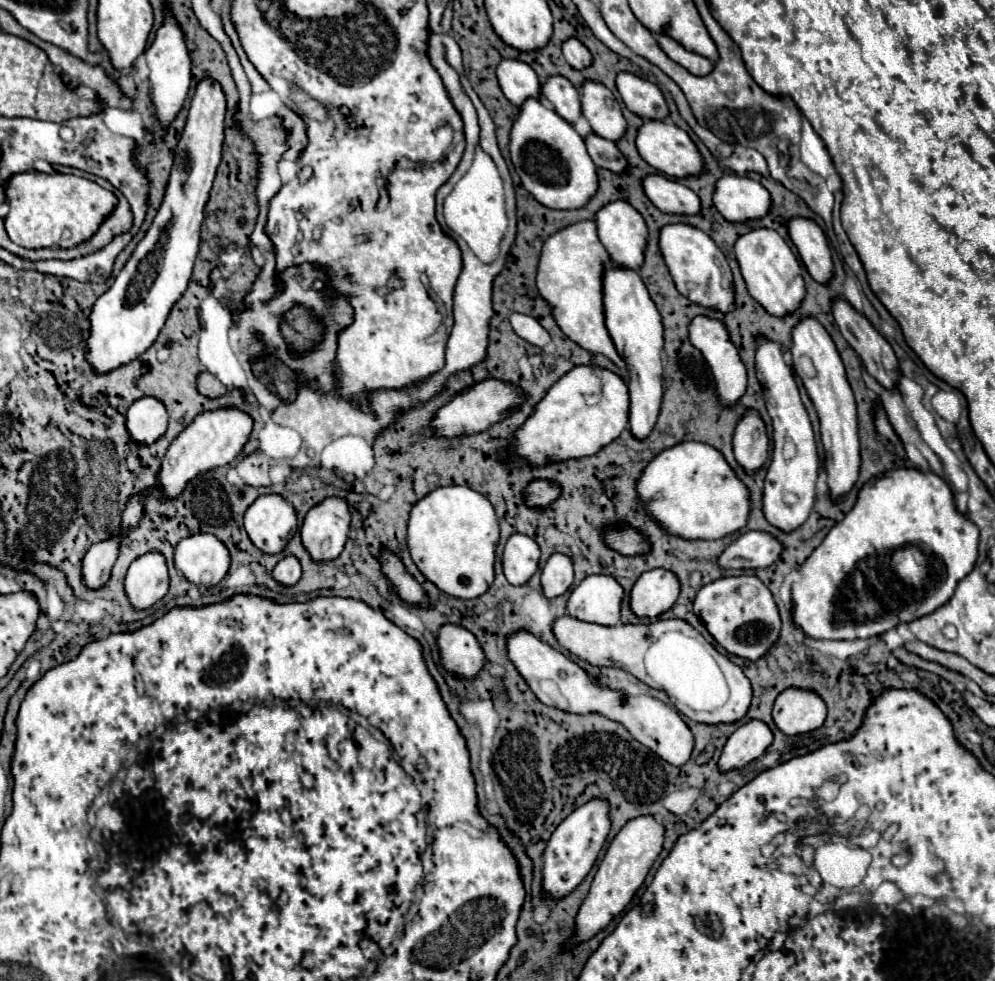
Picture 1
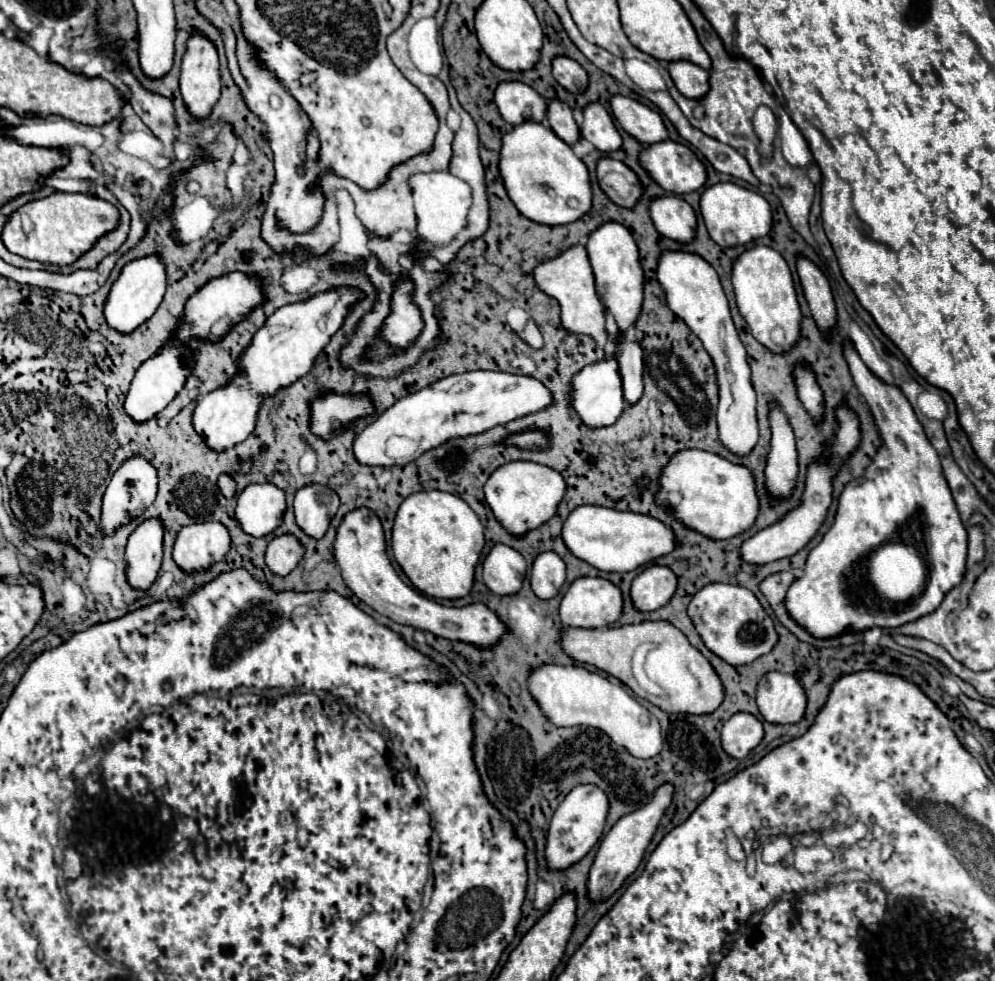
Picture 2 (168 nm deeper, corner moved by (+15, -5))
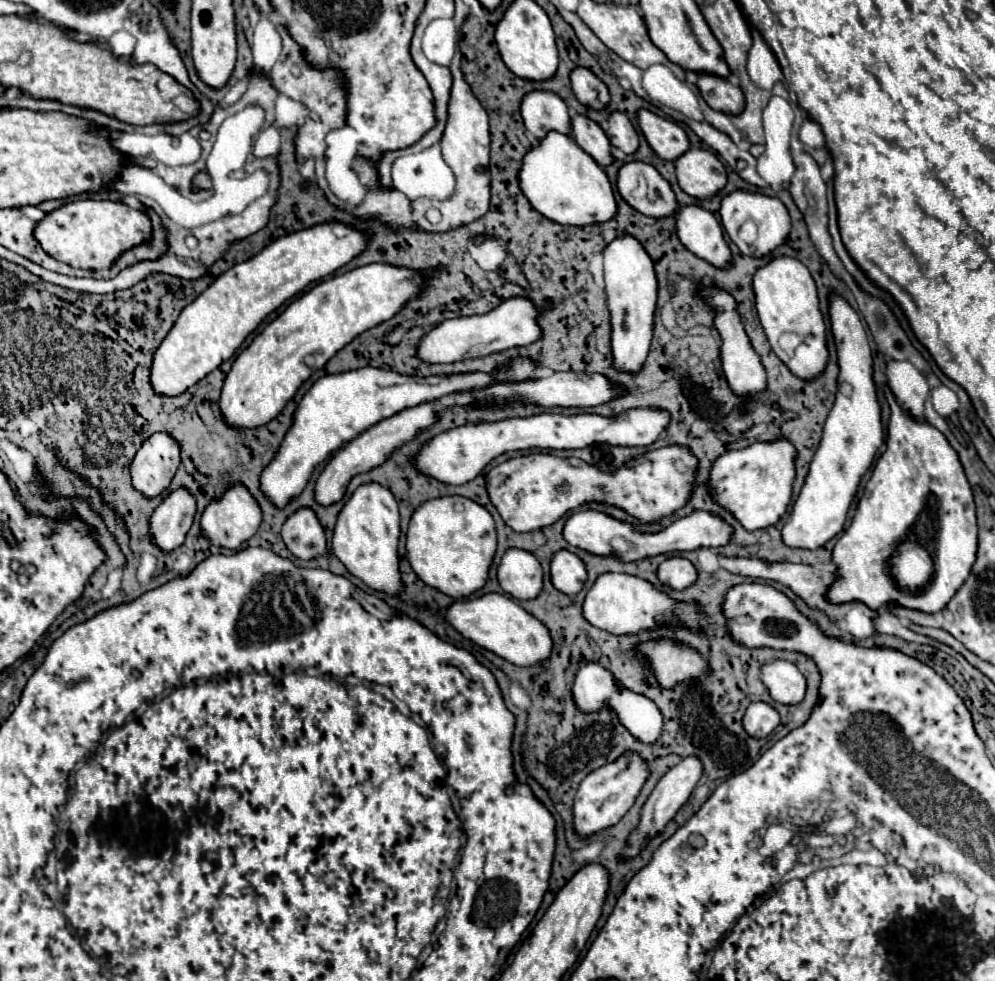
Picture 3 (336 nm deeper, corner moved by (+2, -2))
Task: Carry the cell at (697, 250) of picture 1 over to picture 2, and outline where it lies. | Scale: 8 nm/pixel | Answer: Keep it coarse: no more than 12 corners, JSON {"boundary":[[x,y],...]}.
{"boundary":[[663,252],[669,308],[699,336],[719,384],[719,438],[757,444],[757,394],[719,276]]}

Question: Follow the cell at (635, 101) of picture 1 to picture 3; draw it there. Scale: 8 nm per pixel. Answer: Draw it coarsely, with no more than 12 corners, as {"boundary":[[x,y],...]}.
{"boundary":[[648,109],[638,125],[648,145],[666,161],[688,147],[684,129]]}

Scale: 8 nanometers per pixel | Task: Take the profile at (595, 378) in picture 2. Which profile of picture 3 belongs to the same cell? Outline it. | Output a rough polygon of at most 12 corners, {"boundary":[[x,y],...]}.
{"boundary":[[634,235],[602,251],[614,369],[638,373],[658,279]]}

